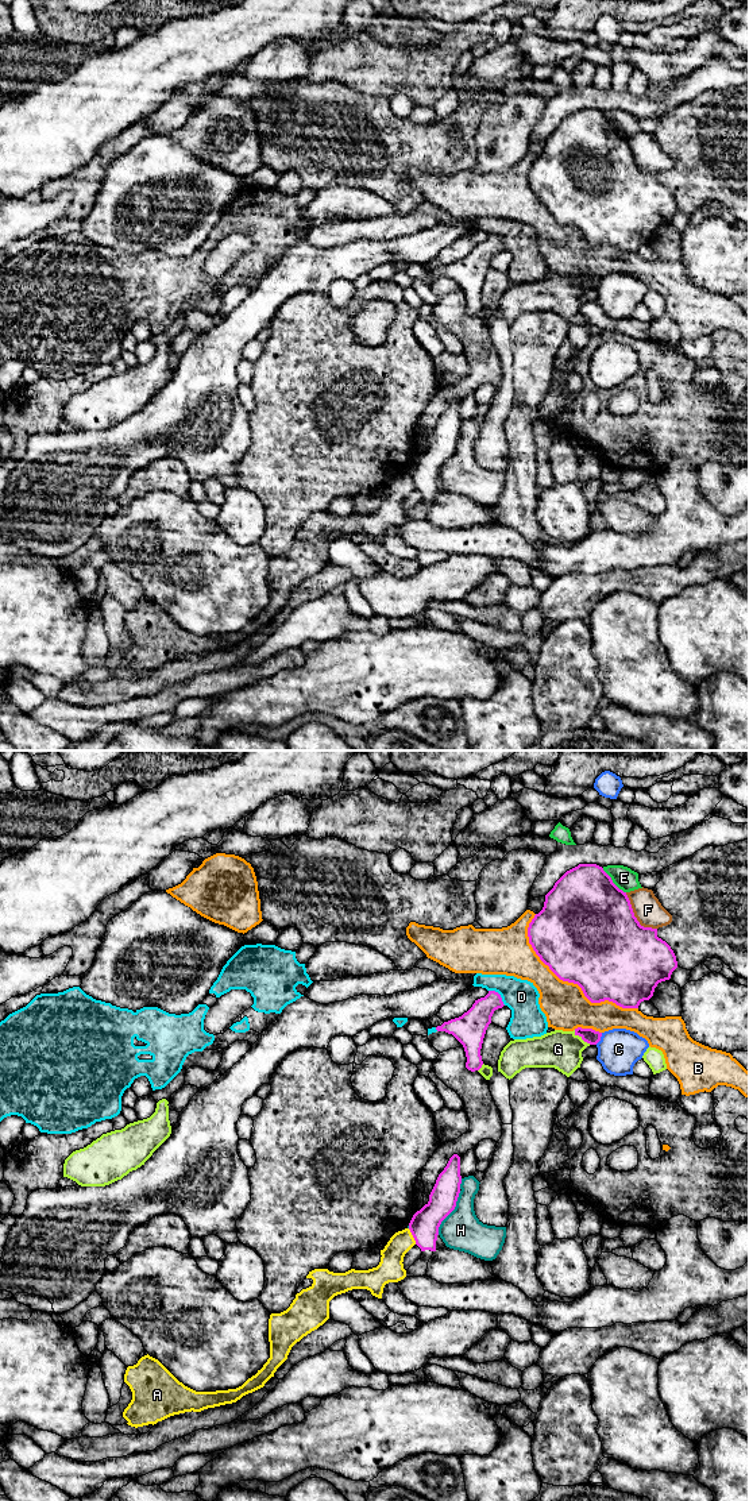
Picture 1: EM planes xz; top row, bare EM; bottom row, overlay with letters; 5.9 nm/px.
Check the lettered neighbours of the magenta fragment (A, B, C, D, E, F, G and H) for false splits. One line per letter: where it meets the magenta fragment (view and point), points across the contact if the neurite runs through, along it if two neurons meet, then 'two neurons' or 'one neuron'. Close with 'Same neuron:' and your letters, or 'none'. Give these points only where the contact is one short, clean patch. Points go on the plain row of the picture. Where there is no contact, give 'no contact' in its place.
A: meets magenta in xz at (413, 481); border along xz (408, 473), (416, 487); two neurons
B: meets magenta in xz at (568, 226); two neurons
C: meets magenta in xz at (599, 282); two neurons
D: meets magenta in xz at (500, 239); two neurons
E: meets magenta in xz at (612, 126); two neurons
F: meets magenta in xz at (634, 161); two neurons
G: meets magenta in xz at (582, 282); two neurons
H: meets magenta in xz at (451, 455); two neurons
Same neuron: none

